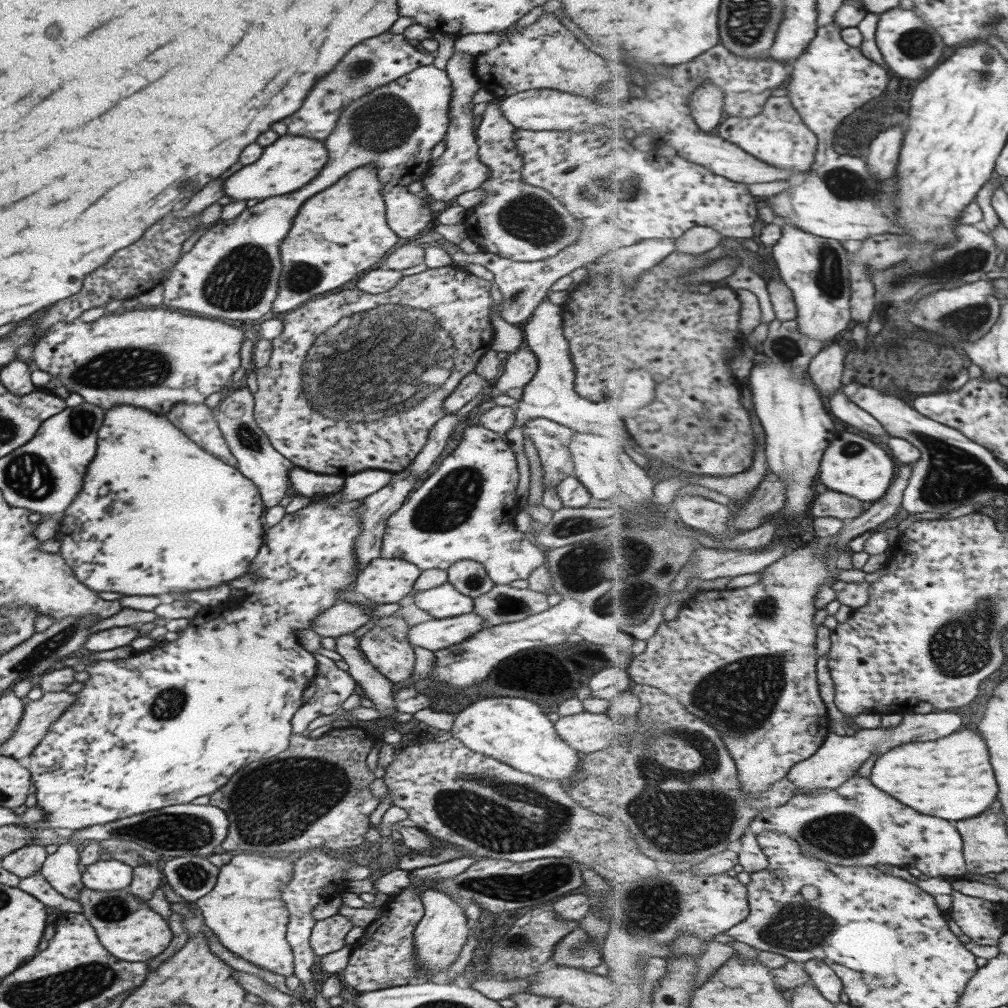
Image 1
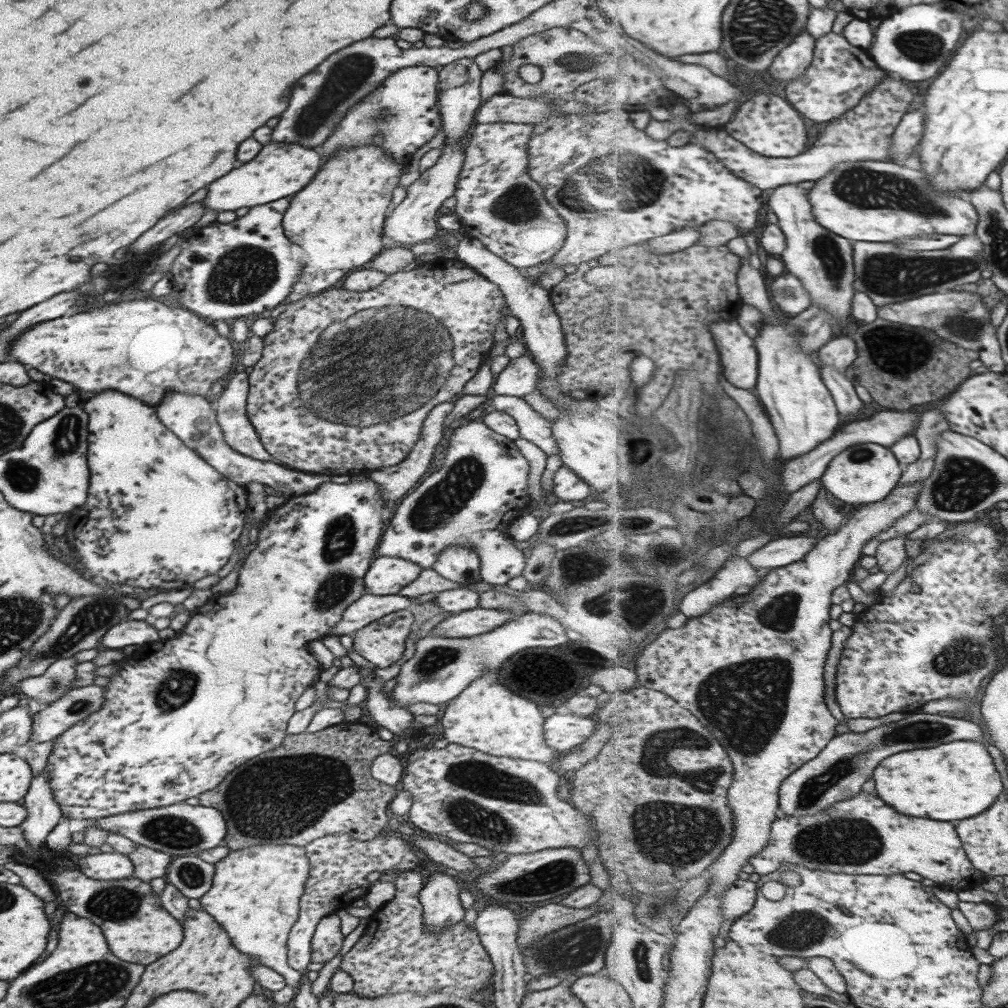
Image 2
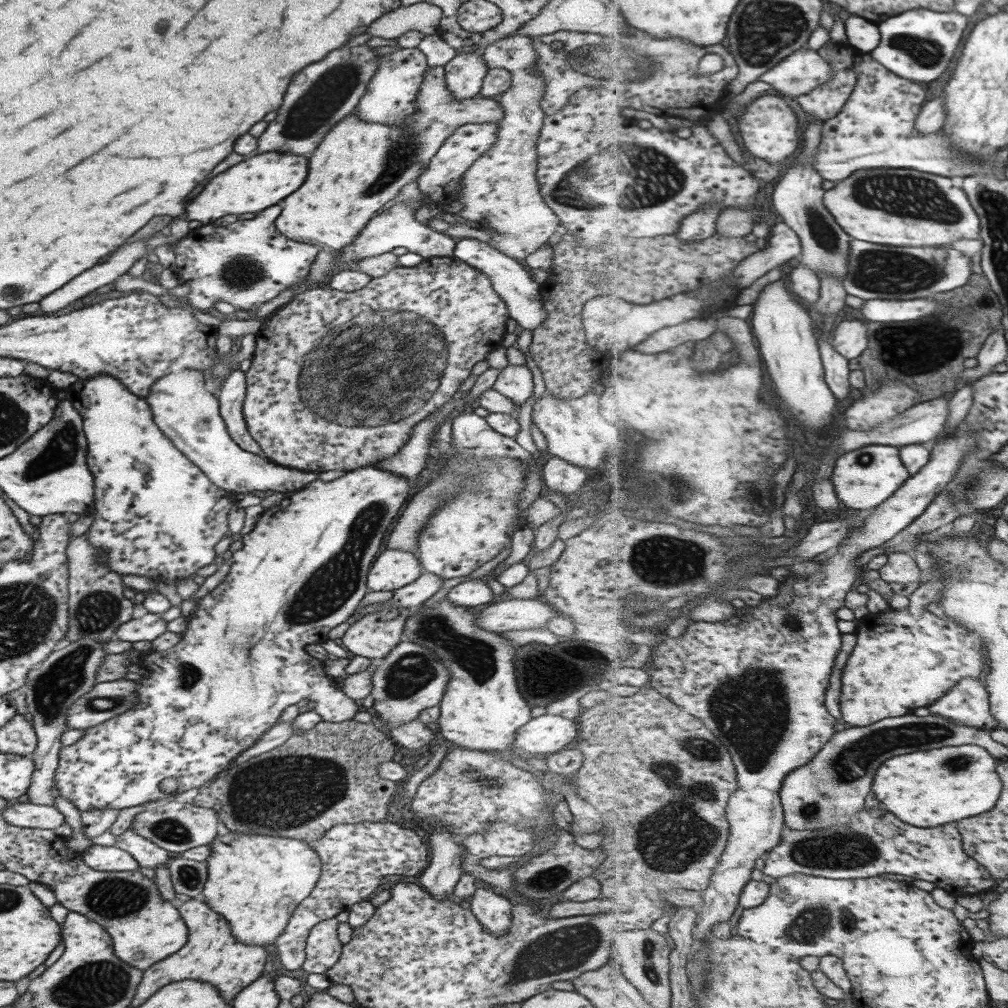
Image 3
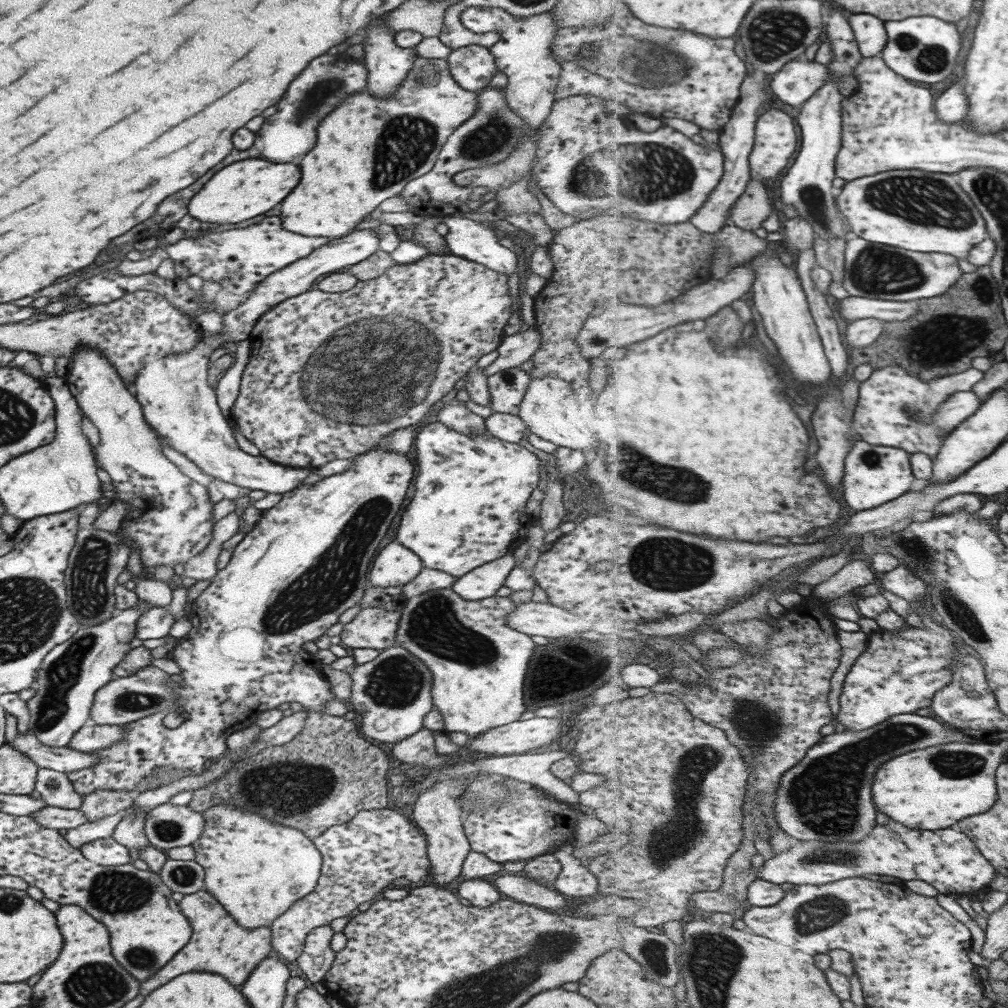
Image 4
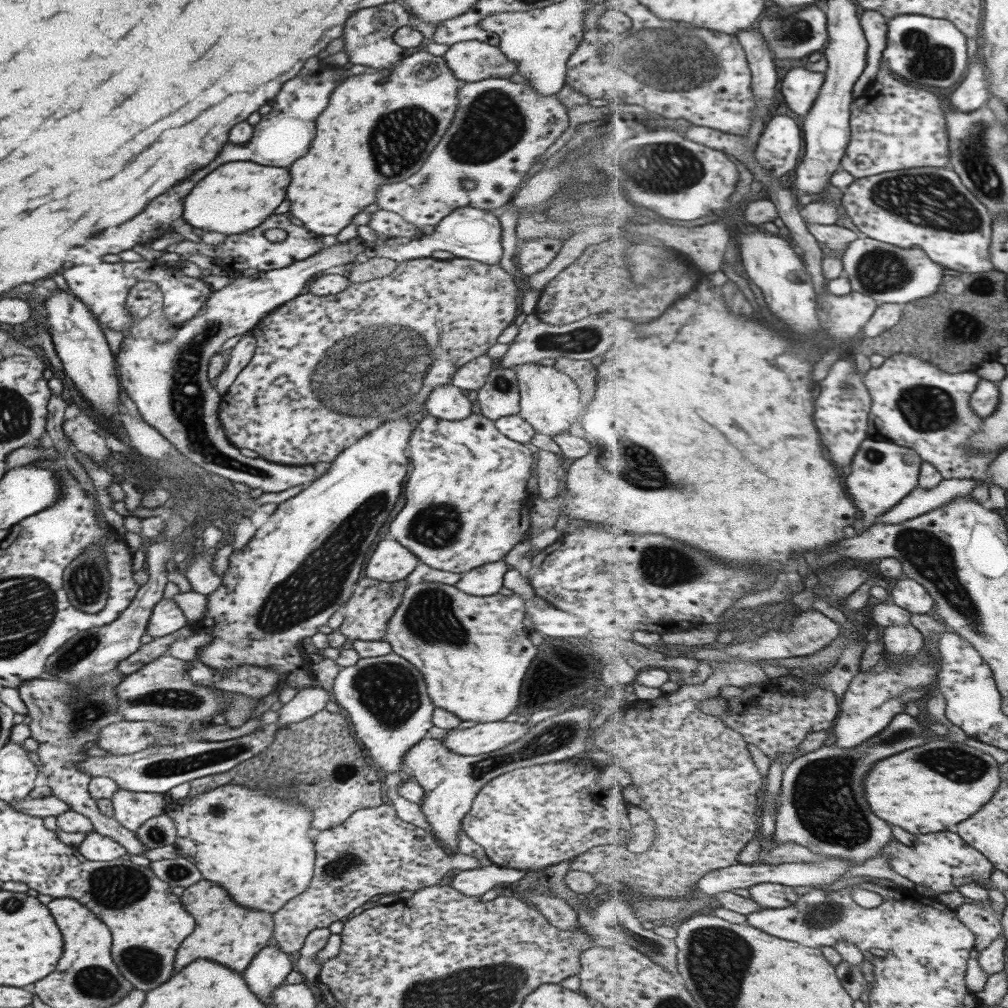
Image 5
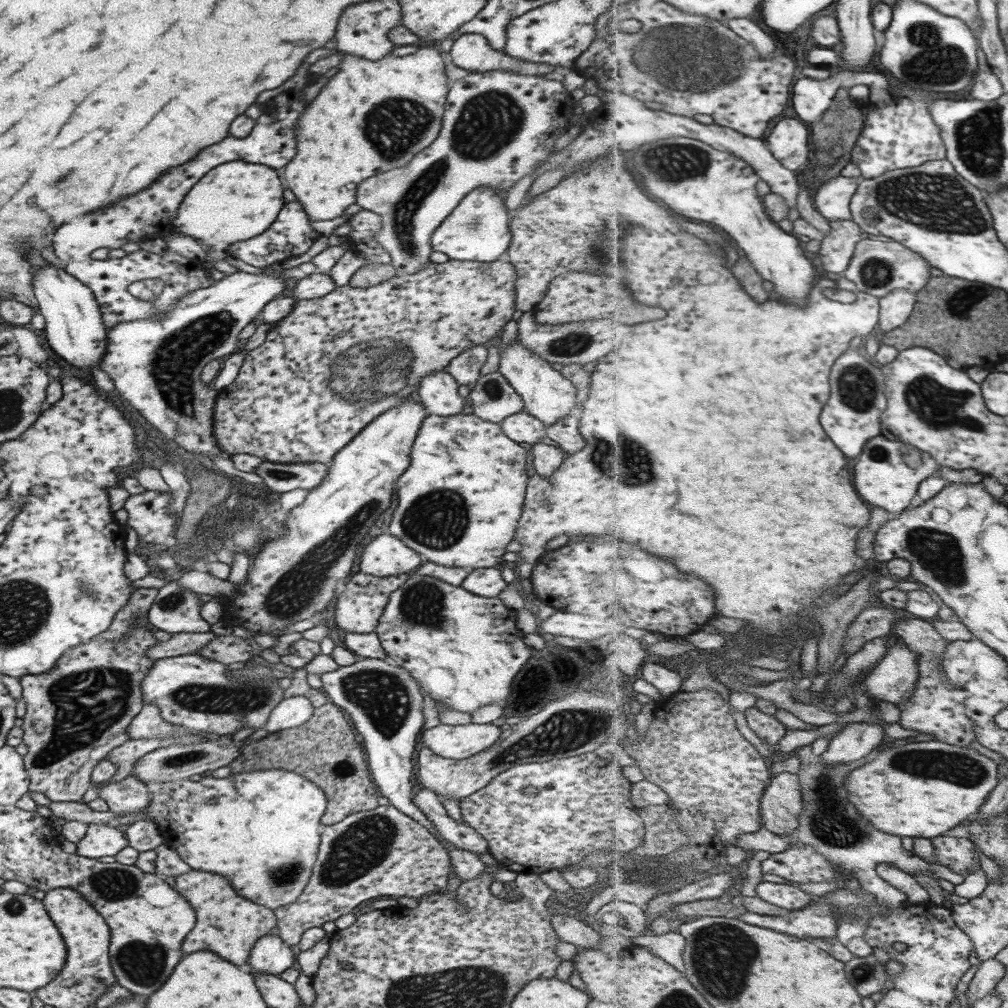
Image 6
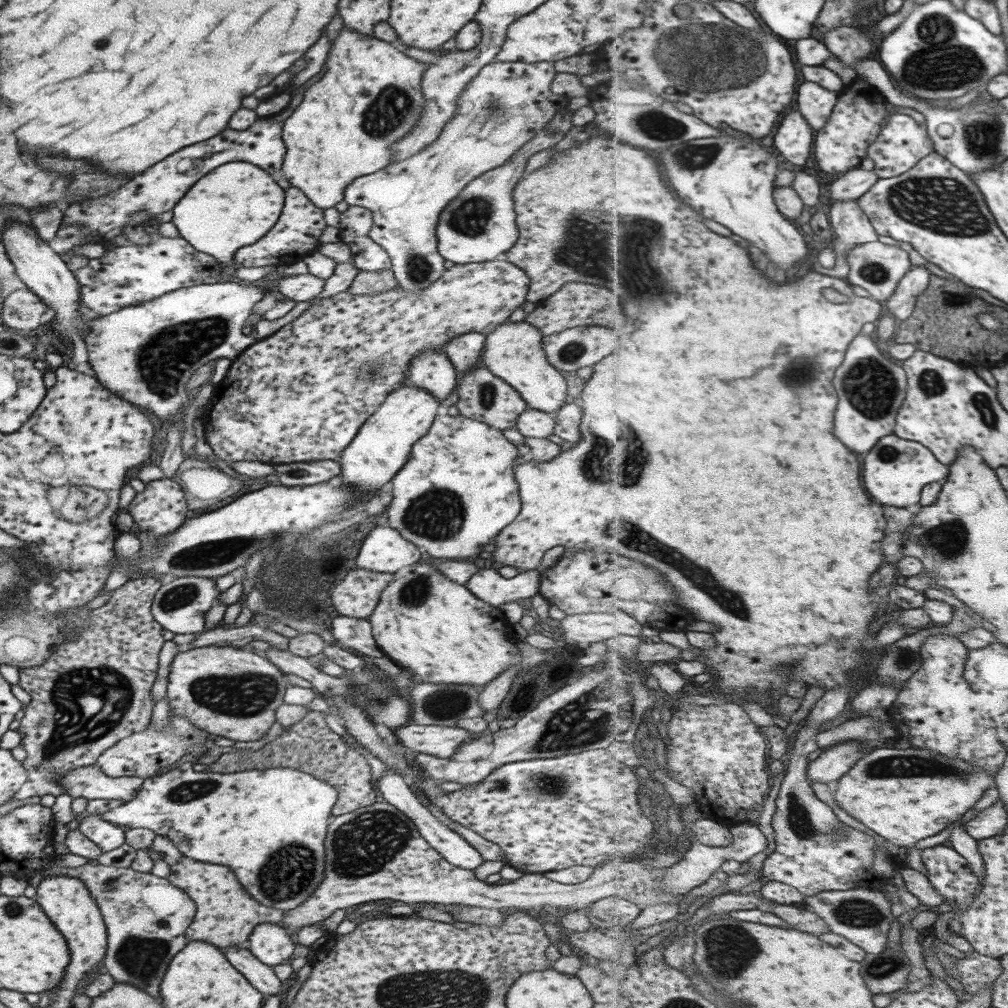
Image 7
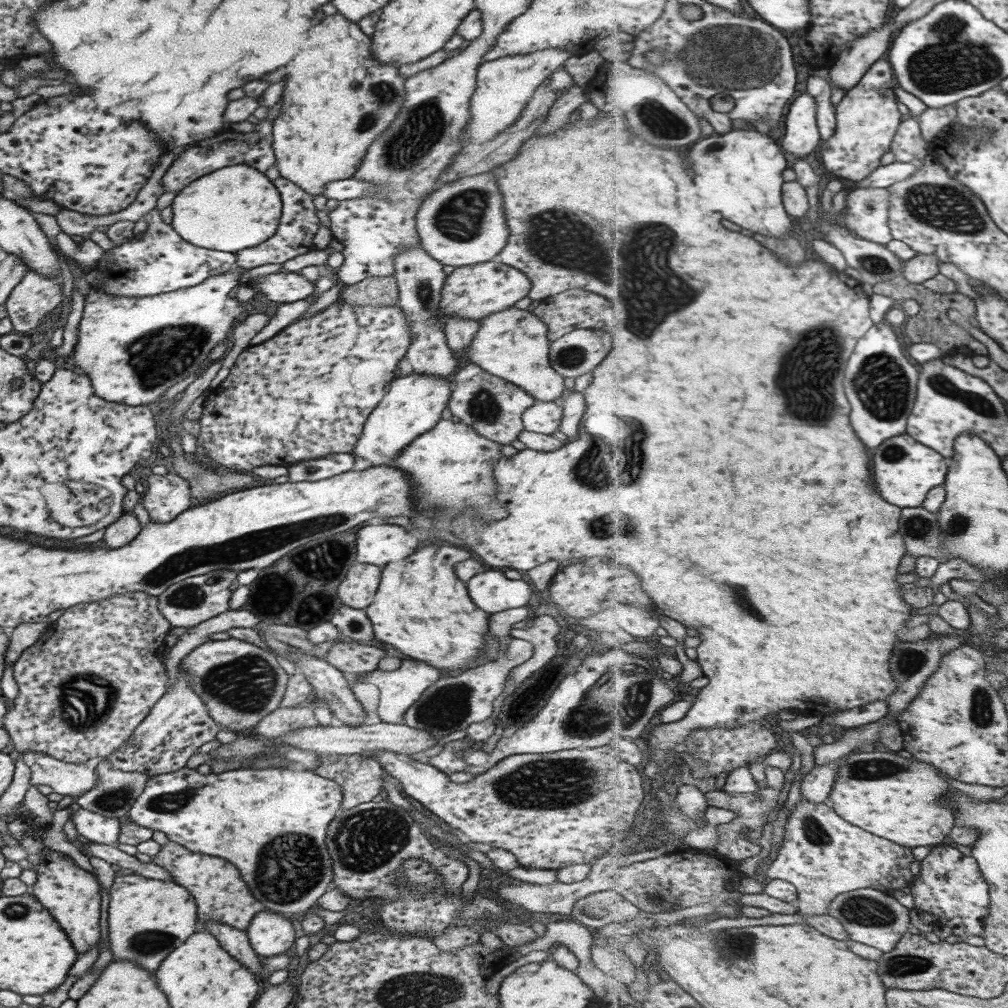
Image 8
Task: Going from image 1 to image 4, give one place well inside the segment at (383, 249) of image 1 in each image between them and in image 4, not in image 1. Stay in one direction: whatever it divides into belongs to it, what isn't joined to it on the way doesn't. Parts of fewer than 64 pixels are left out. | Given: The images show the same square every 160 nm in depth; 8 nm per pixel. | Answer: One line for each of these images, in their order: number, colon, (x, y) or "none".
2: (337, 218)
3: (358, 166)
4: (368, 148)

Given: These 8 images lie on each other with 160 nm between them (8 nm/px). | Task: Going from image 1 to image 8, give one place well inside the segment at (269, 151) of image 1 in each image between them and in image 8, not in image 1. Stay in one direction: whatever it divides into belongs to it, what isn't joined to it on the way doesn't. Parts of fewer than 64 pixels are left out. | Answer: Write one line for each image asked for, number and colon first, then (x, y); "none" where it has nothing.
2: (277, 171)
3: (262, 180)
4: (242, 190)
5: (237, 196)
6: (236, 201)
7: (234, 205)
8: (236, 207)

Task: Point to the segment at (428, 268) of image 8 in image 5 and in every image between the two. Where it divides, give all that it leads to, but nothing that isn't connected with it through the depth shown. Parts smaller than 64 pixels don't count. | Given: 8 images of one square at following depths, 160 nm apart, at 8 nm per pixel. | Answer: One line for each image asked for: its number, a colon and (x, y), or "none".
5: (500, 128)
6: (497, 126)
7: (506, 103)

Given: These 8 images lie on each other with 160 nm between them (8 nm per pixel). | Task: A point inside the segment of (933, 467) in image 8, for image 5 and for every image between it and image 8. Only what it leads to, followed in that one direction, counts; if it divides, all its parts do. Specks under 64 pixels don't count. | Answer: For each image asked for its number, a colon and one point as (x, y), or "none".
5: (883, 474)
6: (891, 482)
7: (898, 482)

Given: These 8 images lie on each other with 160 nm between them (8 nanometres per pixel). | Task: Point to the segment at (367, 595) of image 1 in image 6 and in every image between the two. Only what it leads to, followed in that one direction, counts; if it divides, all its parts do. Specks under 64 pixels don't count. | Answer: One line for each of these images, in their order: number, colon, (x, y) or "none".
2: (385, 575)
3: (391, 569)
4: (394, 565)
5: (389, 562)
6: (384, 556)

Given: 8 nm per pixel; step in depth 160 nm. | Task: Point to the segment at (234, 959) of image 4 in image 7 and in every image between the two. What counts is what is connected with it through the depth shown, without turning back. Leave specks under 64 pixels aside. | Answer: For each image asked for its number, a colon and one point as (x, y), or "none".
5: (225, 932)
6: (225, 923)
7: (225, 915)

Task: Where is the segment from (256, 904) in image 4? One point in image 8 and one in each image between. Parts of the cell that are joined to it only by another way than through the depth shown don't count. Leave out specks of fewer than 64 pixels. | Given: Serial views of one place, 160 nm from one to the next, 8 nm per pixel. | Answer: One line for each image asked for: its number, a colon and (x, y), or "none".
5: (254, 846)
6: (258, 829)
7: (267, 825)
8: (269, 823)

